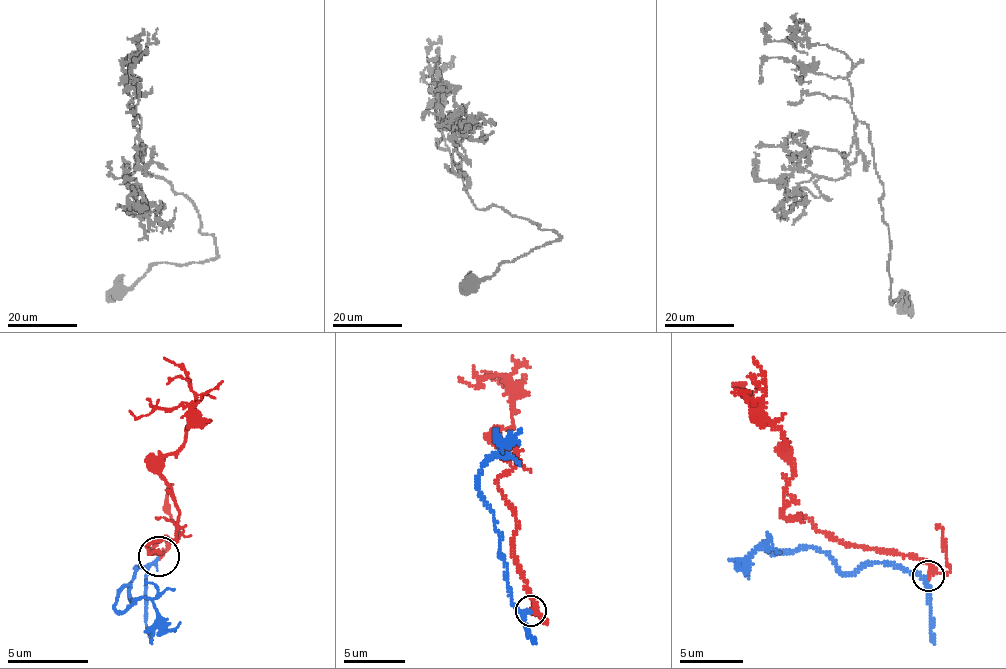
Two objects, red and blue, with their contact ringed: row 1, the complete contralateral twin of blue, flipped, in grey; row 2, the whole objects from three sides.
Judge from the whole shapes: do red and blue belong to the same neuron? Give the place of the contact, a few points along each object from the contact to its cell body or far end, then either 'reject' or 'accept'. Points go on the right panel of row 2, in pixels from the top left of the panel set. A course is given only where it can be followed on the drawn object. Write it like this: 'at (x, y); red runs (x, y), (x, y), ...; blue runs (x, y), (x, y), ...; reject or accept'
at (928, 576); red runs (928, 575), (926, 562), (839, 543), (809, 521), (783, 515), (792, 474), (784, 435), (753, 409), (740, 383); blue runs (928, 575), (924, 577), (875, 563), (843, 573), (817, 548), (774, 554), (761, 544), (741, 570), (736, 564); accept

